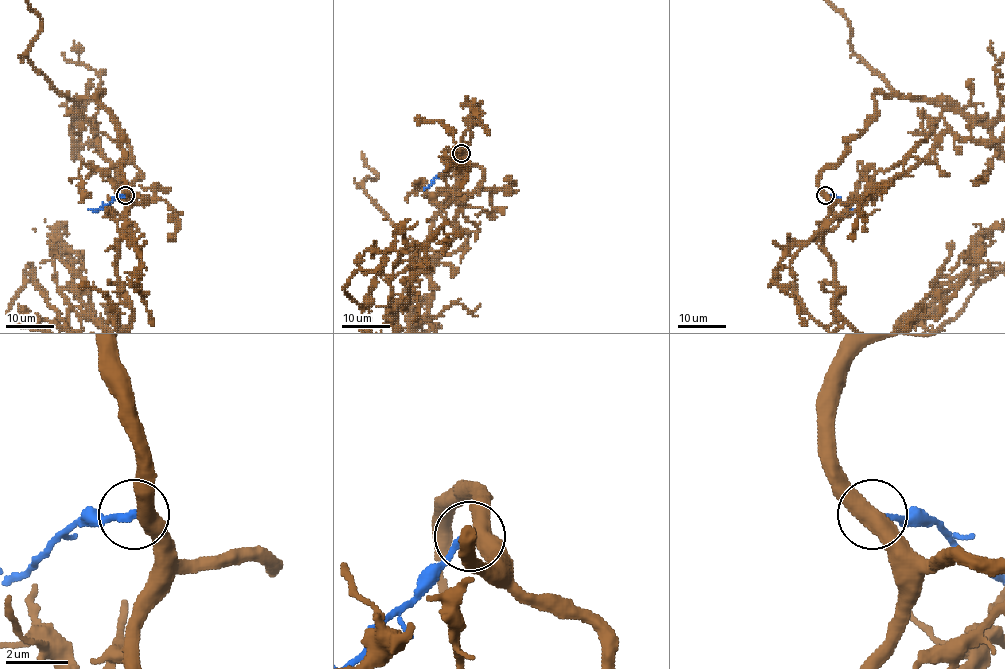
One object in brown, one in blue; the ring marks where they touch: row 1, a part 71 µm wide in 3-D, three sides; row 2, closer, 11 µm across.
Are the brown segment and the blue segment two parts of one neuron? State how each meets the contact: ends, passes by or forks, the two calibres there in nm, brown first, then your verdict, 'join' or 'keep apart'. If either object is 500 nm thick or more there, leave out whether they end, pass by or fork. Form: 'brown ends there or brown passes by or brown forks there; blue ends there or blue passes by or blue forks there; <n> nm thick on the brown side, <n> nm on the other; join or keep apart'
brown passes by; blue ends there; 480 nm thick on the brown side, 240 nm on the other; keep apart

